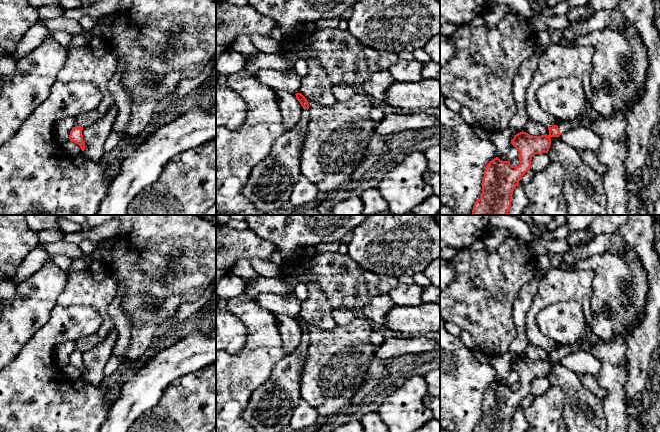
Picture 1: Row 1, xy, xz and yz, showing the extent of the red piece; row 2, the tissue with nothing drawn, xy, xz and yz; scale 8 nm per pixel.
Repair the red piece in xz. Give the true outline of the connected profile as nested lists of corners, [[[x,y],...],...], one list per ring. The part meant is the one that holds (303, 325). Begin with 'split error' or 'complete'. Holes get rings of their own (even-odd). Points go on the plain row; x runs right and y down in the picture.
split error; [[[301,317],[295,319],[304,333],[300,345],[278,361],[270,378],[251,394],[244,410],[243,419],[255,432],[282,432],[289,427],[296,405],[302,399],[300,386],[305,365],[303,356],[308,352],[309,328]]]

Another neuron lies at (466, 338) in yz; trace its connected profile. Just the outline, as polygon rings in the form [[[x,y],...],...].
[[[462,330],[461,334],[459,335],[462,343],[470,350],[476,348],[475,341],[473,340],[471,334],[467,331]]]

